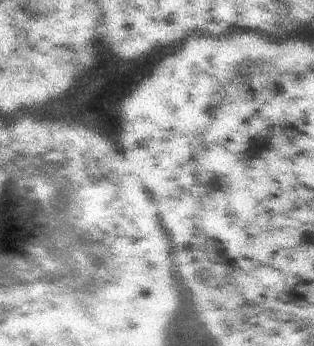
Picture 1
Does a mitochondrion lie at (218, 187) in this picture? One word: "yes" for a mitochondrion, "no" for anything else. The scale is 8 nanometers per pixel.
yes

